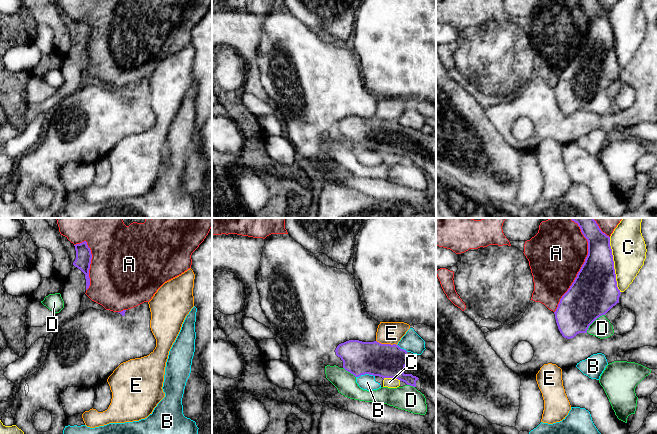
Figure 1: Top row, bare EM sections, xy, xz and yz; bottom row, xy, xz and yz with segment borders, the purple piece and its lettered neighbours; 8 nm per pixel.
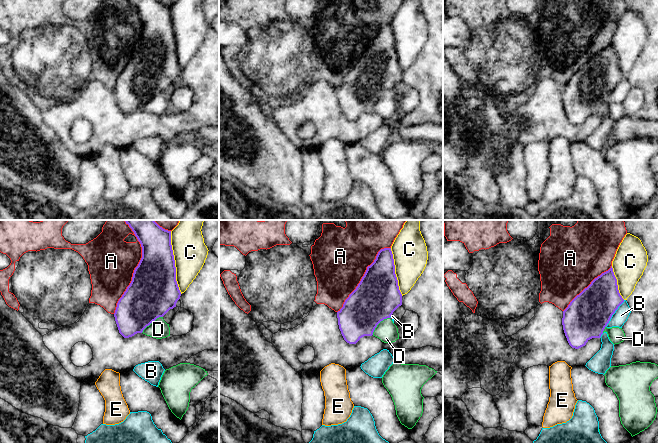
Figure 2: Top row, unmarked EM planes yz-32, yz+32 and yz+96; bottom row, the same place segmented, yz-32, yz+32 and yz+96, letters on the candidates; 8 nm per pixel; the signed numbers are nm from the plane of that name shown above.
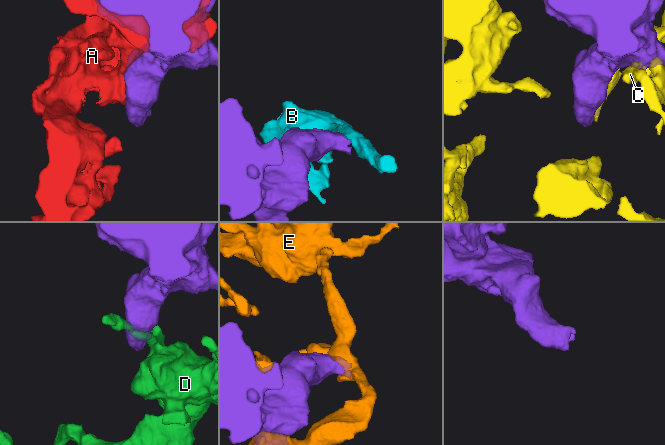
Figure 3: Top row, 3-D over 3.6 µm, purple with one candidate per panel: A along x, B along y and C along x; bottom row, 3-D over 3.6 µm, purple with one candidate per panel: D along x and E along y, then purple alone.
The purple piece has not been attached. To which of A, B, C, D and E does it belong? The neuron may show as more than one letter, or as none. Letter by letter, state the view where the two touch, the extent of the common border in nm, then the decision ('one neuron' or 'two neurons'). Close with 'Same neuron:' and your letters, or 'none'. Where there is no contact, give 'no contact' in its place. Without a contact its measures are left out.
A: yz | 750 nm | two neurons
B: xz | 150 nm | two neurons
C: yz | 460 nm | two neurons
D: yz | 220 nm | two neurons
E: xz | 170 nm | two neurons
Same neuron: none

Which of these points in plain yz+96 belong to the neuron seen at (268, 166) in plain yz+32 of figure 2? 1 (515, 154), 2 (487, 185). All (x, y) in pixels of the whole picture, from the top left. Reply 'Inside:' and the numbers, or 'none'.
Inside: 1

